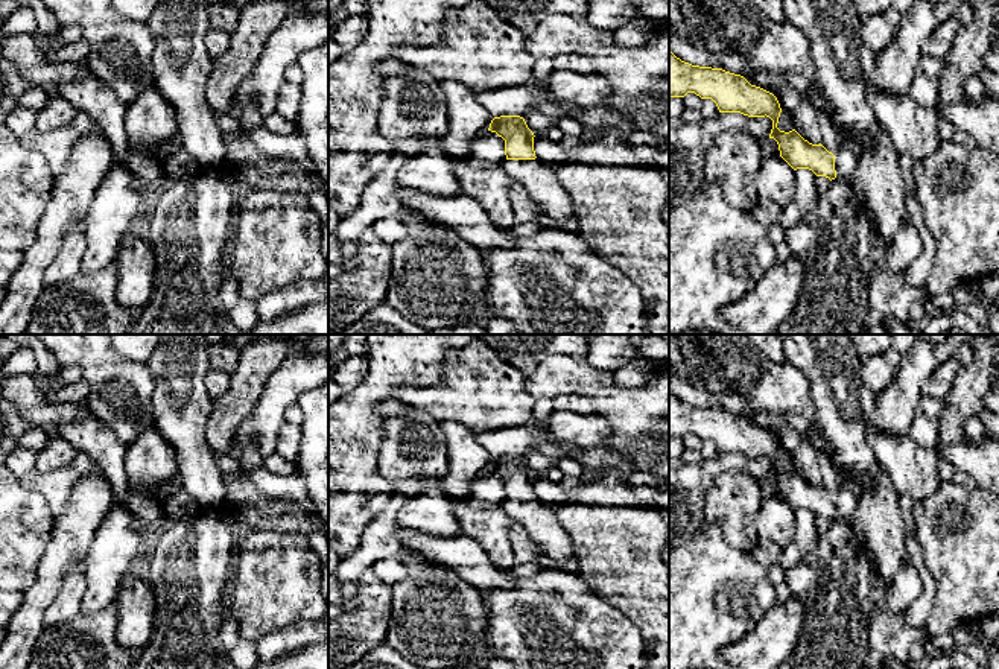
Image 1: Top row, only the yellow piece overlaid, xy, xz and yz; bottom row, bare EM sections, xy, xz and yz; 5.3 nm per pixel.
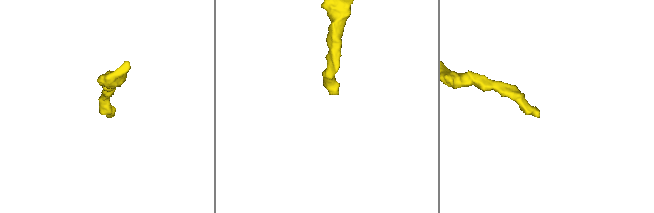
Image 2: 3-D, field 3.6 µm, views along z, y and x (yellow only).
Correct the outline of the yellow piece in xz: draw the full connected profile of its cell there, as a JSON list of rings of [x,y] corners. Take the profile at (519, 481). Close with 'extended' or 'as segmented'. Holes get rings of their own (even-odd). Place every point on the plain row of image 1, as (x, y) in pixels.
[[[520,456],[494,458],[488,471],[505,480],[506,500],[500,505],[512,522],[520,523],[543,555],[563,564],[575,555],[569,534],[553,508],[541,505],[534,491],[534,473]]]; extended

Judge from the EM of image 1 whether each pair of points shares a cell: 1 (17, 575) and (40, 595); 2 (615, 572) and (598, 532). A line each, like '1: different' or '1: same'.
1: different
2: same

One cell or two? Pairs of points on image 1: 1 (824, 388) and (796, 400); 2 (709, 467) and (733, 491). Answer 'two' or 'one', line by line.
1: two
2: two

